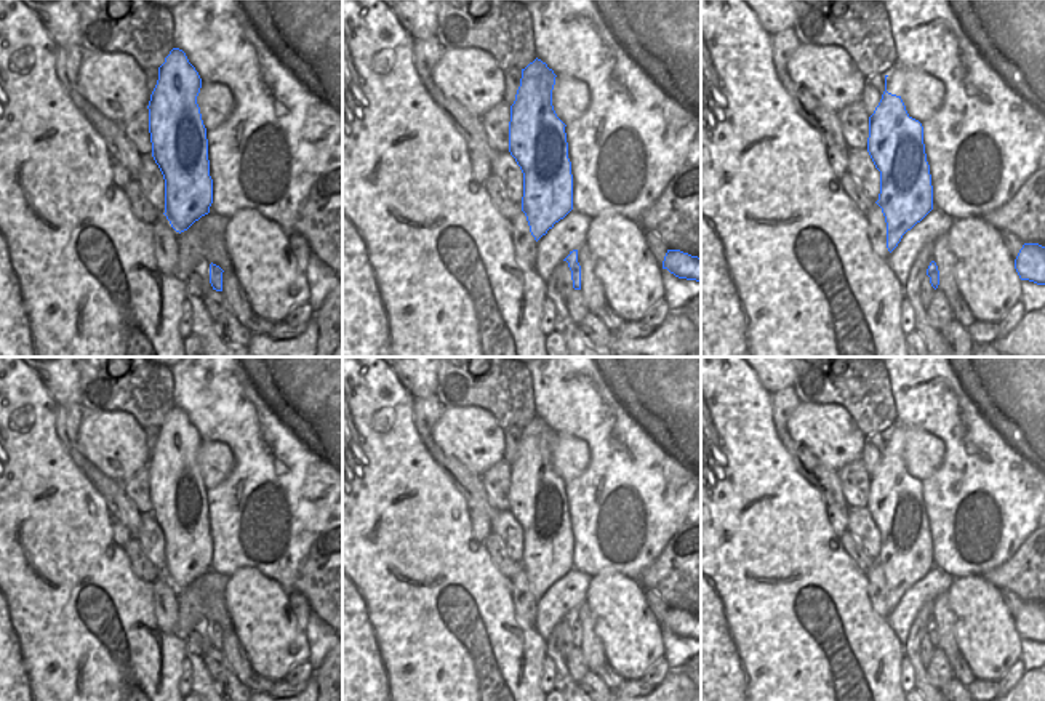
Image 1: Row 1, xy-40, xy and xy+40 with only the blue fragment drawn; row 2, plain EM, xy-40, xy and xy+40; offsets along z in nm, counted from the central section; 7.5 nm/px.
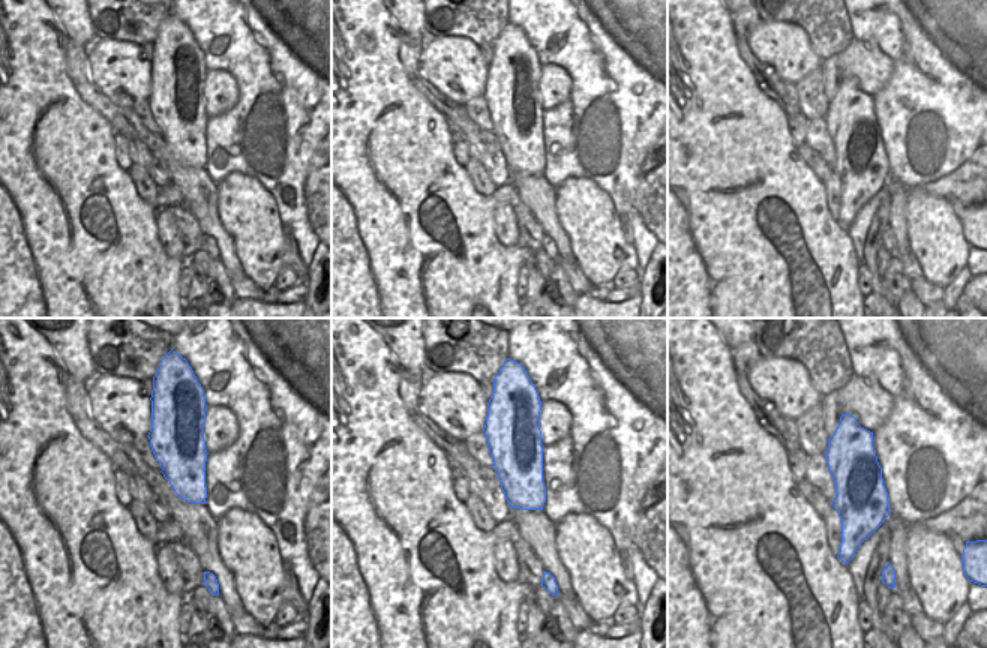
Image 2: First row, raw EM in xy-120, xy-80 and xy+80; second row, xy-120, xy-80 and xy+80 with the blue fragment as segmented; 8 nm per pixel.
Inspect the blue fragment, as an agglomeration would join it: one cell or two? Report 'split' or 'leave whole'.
leave whole

